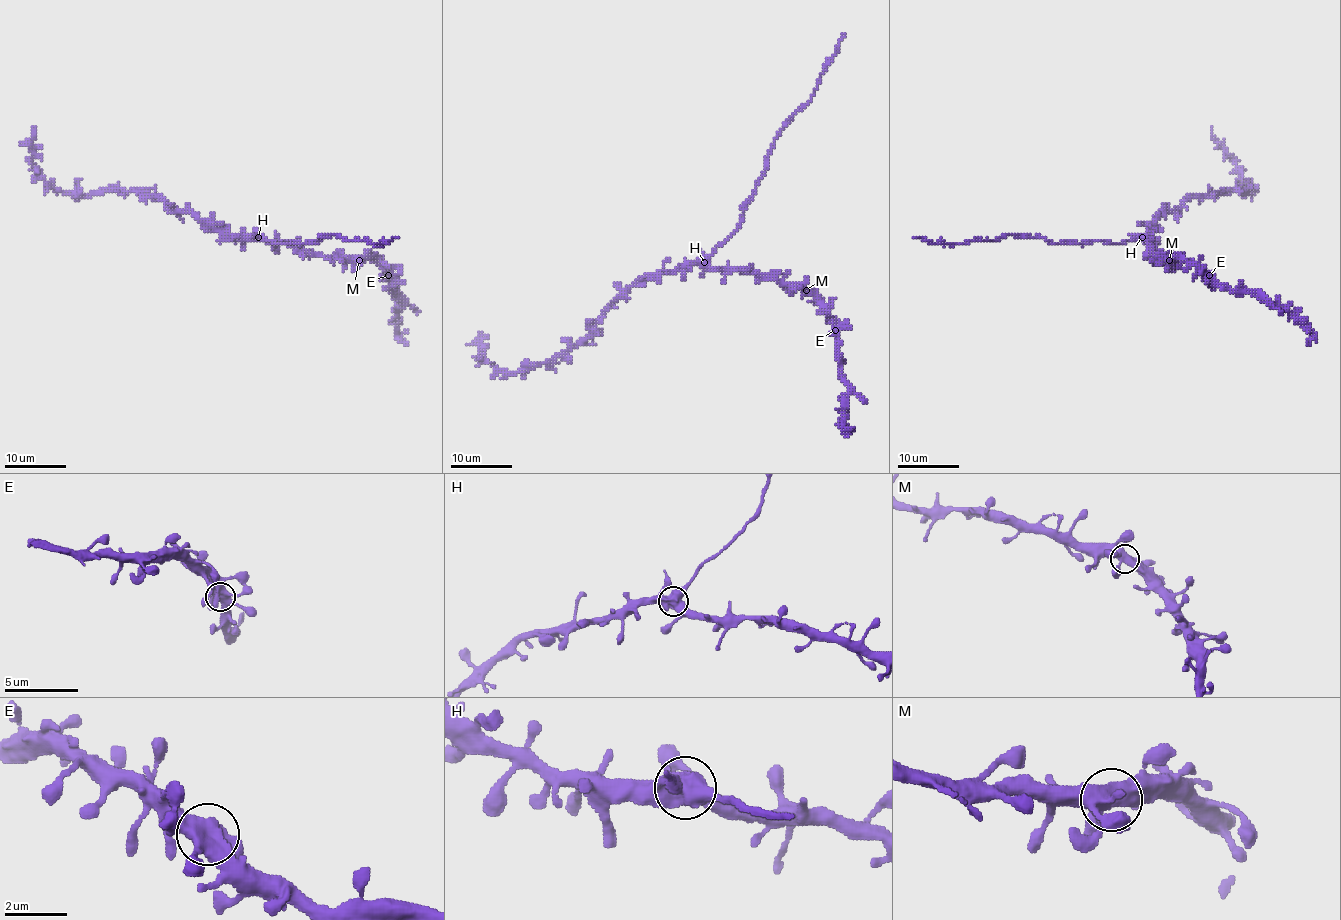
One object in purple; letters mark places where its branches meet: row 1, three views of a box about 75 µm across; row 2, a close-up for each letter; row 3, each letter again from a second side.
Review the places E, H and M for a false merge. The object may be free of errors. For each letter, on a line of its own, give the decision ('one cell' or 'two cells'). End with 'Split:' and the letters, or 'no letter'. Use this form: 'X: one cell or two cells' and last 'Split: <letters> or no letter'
E: one cell
H: two cells
M: one cell
Split: H

